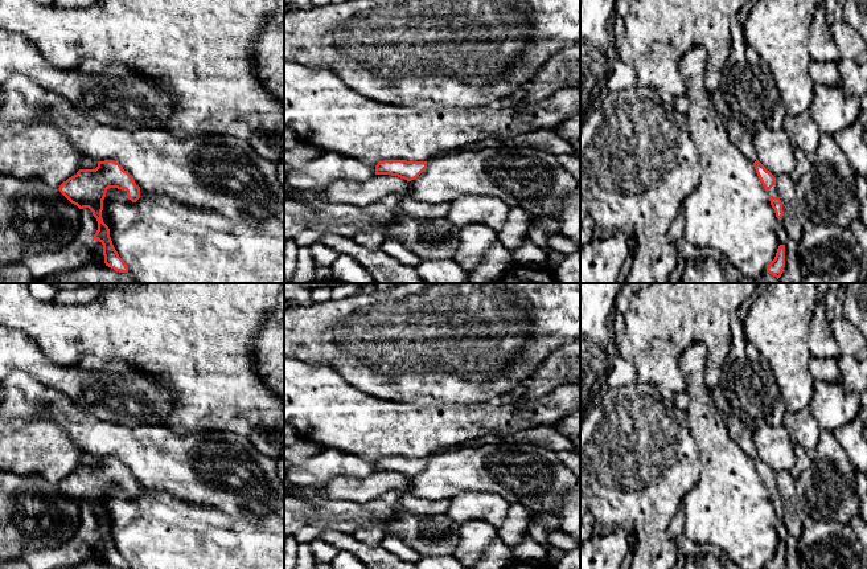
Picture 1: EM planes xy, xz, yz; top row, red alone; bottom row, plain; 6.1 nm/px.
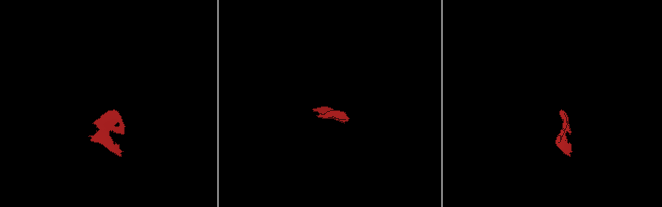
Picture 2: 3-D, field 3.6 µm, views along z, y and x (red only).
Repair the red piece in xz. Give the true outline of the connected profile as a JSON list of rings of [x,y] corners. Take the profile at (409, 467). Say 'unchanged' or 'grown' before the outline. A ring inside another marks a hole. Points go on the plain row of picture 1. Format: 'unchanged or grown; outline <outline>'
unchanged; outline [[[383,457],[375,462],[375,471],[391,471],[411,478],[418,475],[426,464],[426,458]]]

